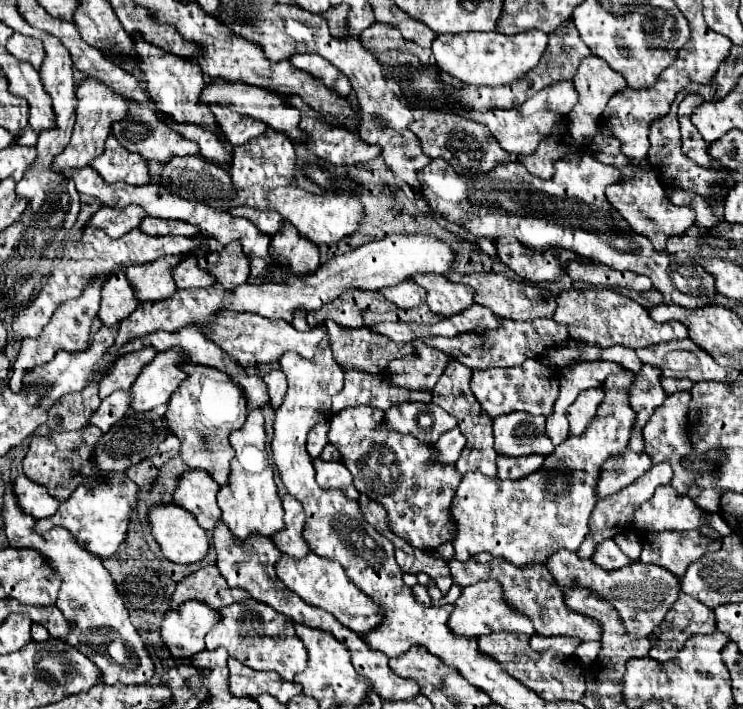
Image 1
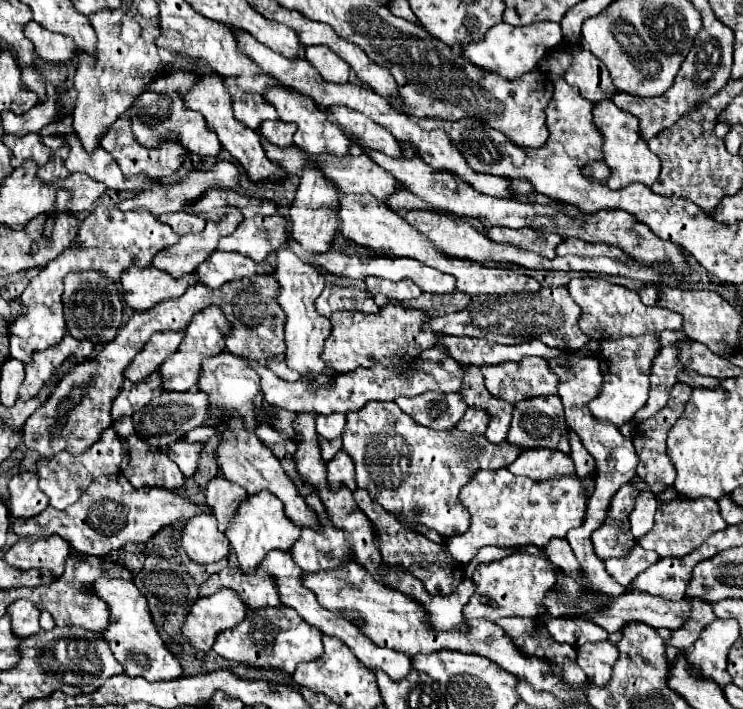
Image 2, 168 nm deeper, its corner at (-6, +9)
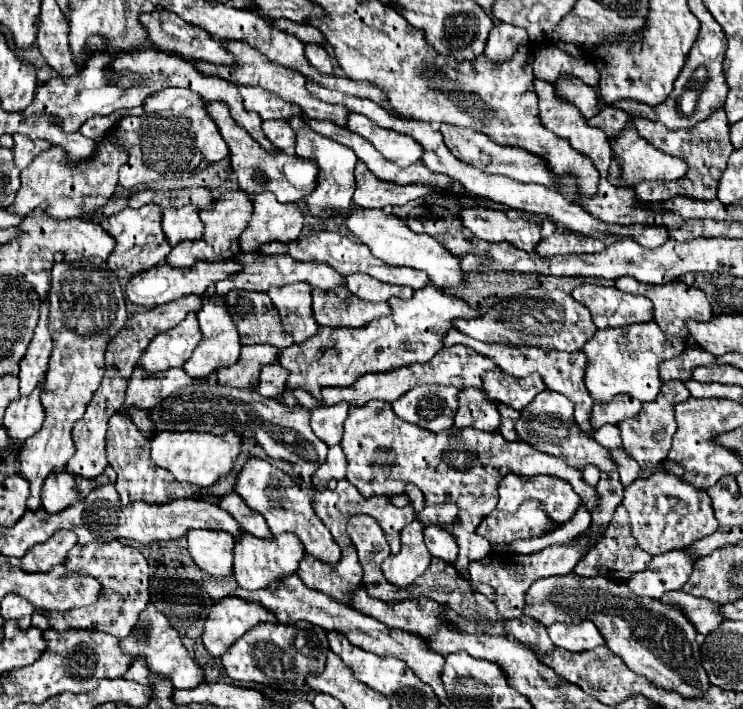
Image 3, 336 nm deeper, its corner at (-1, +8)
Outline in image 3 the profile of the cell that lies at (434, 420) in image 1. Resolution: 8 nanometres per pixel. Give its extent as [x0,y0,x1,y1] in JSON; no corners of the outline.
[391,386,459,432]

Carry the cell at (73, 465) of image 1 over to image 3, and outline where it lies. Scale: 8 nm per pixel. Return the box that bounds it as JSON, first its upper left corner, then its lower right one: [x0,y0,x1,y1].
[41,466,115,514]

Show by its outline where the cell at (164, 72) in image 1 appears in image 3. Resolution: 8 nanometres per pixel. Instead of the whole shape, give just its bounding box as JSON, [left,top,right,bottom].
[207,102,319,204]

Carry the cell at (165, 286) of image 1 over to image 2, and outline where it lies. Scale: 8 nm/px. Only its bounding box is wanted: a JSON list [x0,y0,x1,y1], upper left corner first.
[152,209,242,279]

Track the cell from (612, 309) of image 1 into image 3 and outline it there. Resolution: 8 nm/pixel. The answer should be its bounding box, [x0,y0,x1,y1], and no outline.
[571,284,653,328]

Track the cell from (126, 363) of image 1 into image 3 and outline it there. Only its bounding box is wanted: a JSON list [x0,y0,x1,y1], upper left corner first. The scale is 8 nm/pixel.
[137,312,203,374]

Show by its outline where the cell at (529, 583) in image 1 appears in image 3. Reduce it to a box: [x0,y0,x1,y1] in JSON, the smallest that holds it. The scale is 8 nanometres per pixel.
[661,590,725,636]

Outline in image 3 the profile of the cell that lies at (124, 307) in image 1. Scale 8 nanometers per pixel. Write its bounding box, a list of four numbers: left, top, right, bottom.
[125,262,223,308]

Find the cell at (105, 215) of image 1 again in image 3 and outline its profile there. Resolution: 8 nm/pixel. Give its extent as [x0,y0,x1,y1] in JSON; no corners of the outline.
[263,120,295,150]

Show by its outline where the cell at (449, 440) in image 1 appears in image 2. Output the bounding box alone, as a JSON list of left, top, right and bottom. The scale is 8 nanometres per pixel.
[456,407,488,435]

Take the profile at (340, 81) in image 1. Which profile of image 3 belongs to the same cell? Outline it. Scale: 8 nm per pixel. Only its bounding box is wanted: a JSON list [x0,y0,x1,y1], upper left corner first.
[305,44,333,74]

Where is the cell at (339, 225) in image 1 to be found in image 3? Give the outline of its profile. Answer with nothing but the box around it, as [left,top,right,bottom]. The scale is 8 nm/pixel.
[345,208,463,288]

